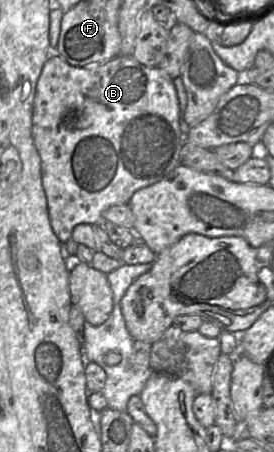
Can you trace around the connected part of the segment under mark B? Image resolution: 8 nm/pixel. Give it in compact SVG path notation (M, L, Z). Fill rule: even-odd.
M56 49L48 58L38 79L33 103L32 137L41 160L42 185L47 198L51 227L61 243L71 239L72 231L80 223L103 226L103 212L111 206L128 204L139 189L155 184L181 164L181 149L185 135L179 125L179 106L173 80L158 67L142 65L131 55L116 56L95 66L74 67L58 55Z

